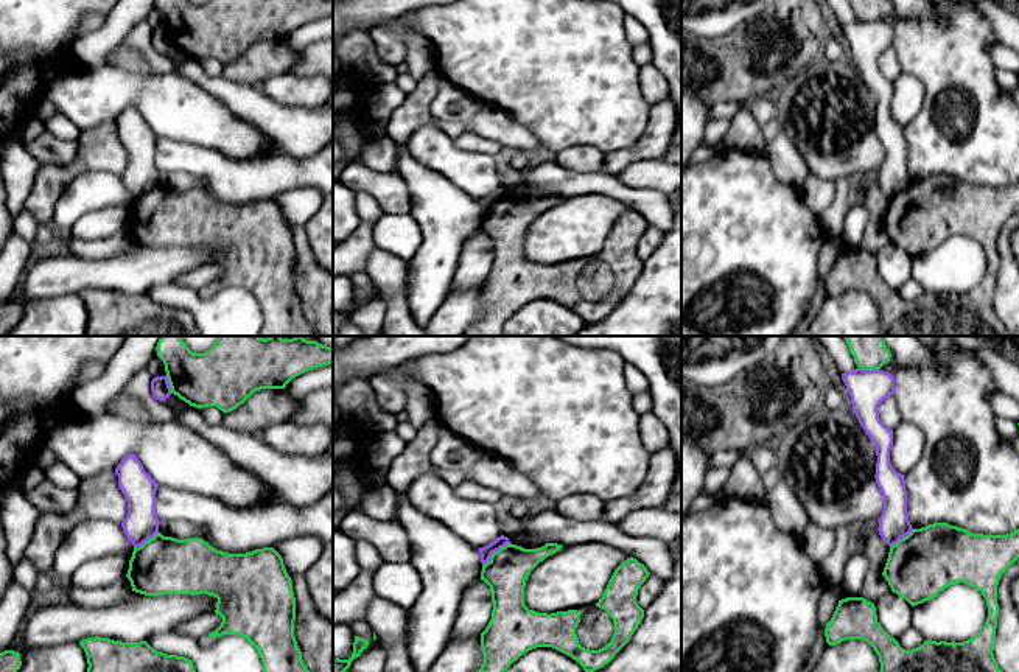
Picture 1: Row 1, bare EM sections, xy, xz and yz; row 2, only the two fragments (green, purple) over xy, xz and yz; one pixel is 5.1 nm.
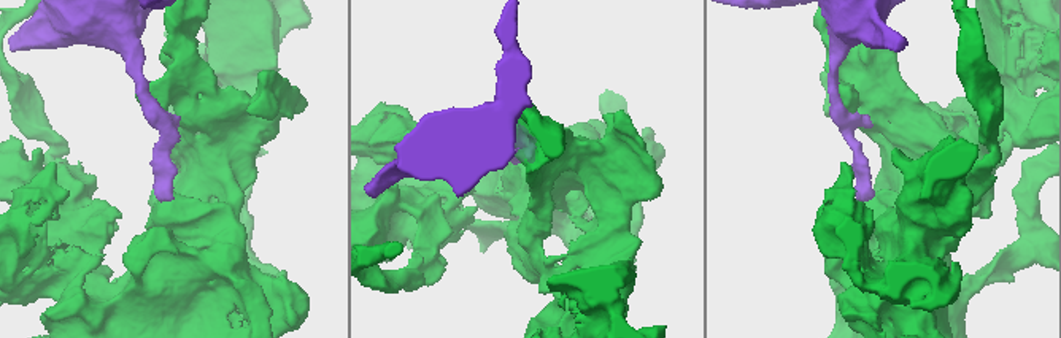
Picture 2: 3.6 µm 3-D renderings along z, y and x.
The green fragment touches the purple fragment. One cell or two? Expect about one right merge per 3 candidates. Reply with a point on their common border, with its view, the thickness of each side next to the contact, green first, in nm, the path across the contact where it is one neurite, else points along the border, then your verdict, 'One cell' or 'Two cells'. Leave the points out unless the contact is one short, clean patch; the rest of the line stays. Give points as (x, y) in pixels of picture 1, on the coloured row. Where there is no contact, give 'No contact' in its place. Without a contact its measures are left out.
Touches green at xz (493, 552). Thickness 220 nm (green) against 70 nm. Two cells

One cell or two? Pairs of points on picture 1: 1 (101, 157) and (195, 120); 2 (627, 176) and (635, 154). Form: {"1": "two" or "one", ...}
{"1": "two", "2": "two"}

